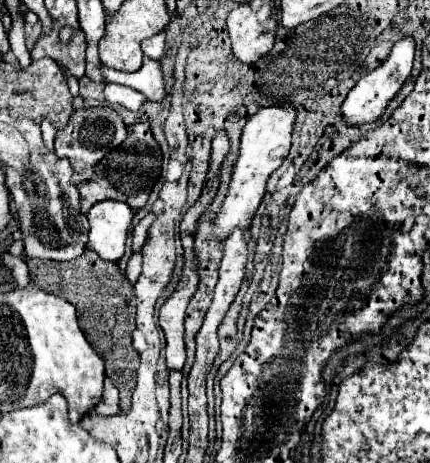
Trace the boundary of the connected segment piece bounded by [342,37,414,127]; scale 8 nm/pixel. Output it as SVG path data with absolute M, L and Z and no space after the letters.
M410 37L398 41L392 49L392 53L388 55L388 59L376 67L374 71L370 71L368 75L364 75L354 89L348 93L348 97L342 103L342 117L344 123L350 127L358 127L358 125L366 125L366 123L374 123L382 117L384 109L388 107L388 103L396 97L396 93L400 91L400 87L406 83L410 71L412 71L412 61L414 61L414 41Z

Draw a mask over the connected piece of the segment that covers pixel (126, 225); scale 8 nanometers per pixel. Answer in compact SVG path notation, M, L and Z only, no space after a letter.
M100 201L88 211L90 241L88 249L106 261L118 261L124 255L126 237L134 219L134 211L120 201Z

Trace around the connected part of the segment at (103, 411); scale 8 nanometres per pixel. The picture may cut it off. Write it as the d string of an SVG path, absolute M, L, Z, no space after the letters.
M110 379L104 381L104 397L98 403L98 407L96 407L96 413L102 415L102 417L110 417L110 415L120 413L120 407L118 407L118 389L114 387L114 383Z

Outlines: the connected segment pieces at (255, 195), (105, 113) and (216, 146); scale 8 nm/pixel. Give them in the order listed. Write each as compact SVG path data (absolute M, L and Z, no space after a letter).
M290 103L284 105L272 105L272 107L262 107L256 115L248 119L242 131L240 139L240 155L232 173L232 183L228 189L228 195L224 199L224 205L220 213L214 219L212 231L218 241L226 241L226 237L236 229L246 229L250 227L248 221L252 221L252 215L256 213L264 193L266 193L266 181L272 175L274 169L282 165L286 159L290 145L292 145L292 129L296 121L296 107Z
M94 107L94 109L80 109L74 111L70 117L68 127L56 133L56 155L66 157L74 169L74 185L90 181L96 173L96 163L112 149L116 149L126 139L126 125L122 117L112 107Z
M218 131L218 135L212 141L212 159L210 159L210 175L220 179L220 167L224 163L224 159L230 153L230 141L226 131Z

